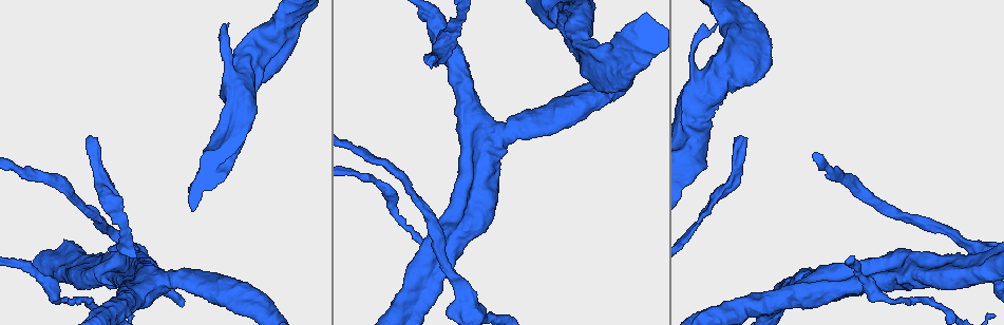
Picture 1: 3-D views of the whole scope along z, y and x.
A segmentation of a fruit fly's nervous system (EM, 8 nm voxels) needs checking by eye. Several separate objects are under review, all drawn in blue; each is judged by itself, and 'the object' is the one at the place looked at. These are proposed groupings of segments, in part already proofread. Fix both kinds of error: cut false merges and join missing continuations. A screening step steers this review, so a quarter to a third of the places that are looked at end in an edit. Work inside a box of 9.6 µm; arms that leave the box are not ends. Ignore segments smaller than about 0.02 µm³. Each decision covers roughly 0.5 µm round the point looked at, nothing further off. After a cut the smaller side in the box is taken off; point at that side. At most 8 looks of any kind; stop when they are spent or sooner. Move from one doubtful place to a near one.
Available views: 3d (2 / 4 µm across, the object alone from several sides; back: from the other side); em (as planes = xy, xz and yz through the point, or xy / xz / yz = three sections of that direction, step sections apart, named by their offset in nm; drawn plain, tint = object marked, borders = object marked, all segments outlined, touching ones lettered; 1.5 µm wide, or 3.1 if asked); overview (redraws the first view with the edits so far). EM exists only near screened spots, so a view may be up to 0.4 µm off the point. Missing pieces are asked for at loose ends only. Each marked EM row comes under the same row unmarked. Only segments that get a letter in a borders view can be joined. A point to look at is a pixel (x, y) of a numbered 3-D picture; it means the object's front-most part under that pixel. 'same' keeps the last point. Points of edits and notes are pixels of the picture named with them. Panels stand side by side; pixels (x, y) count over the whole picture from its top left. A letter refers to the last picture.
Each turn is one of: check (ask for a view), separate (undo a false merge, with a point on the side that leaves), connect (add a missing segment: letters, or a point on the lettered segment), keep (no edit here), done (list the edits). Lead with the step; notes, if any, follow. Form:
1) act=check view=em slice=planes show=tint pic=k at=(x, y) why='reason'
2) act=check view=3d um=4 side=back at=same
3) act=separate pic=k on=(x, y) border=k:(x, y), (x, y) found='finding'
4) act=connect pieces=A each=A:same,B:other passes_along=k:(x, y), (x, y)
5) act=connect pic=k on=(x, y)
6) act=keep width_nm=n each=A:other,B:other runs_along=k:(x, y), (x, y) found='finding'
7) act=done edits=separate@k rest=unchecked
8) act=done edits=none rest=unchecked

act=check view=3d um=2 pic=1 at=(744, 137) why='branch stops here'

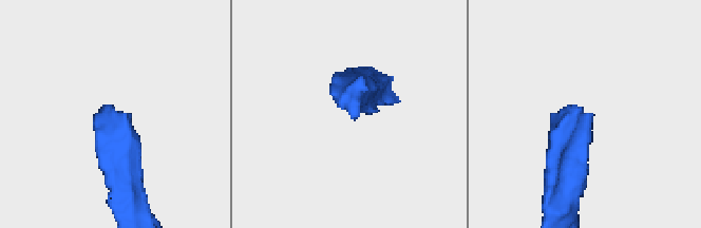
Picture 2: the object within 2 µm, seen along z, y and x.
act=check view=em slice=xy step=4 show=tint pic=2 at=(349, 114)

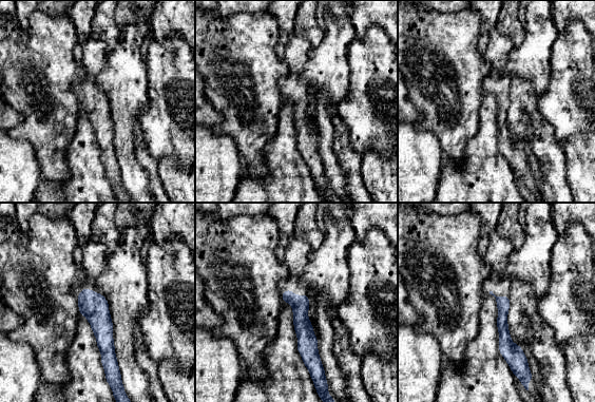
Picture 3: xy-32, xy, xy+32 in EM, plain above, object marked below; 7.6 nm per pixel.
act=check view=em slice=xy step=4 show=borders at=same why='what lies round it'

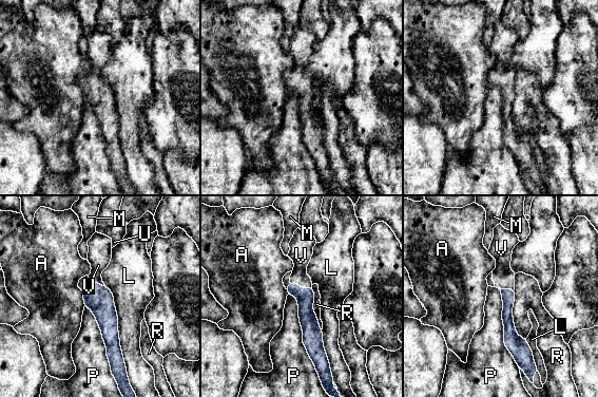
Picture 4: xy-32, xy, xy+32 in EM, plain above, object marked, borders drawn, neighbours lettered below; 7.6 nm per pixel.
act=connect pieces=V each=A:other,L:other,M:other,P:other,R:other,U:other,V:same passes_along=4:(305, 297), (300, 287), (301, 254) found='it goes on there'

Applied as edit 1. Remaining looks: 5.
act=check view=overview why='redraw'

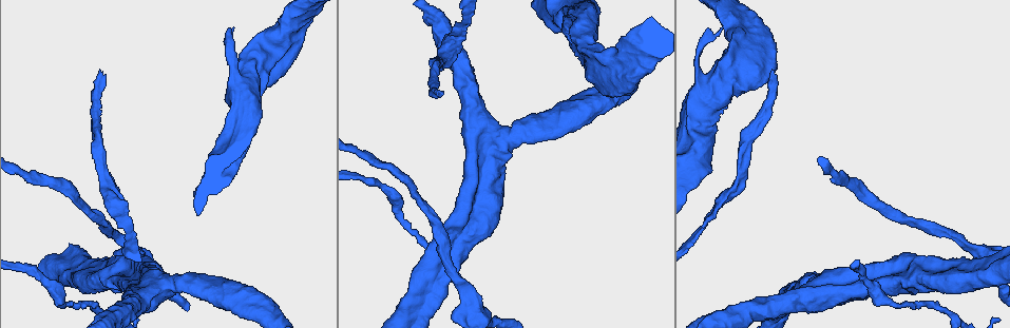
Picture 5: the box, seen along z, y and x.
act=check view=em slice=planes show=borders pic=5 at=(570, 41) why='an open end'

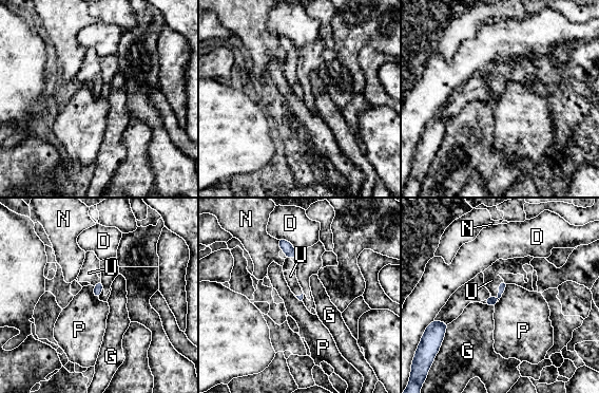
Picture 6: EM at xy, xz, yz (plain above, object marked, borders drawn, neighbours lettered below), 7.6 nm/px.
act=connect pieces=U each=D:other,G:other,N:other,P:other,U:same passes_along=6:(490, 301), (499, 289), (491, 280) found='the cell continues'

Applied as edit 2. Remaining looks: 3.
act=check view=em slice=xy step=8 show=tint pic=5 at=(725, 15) why='touches itself'

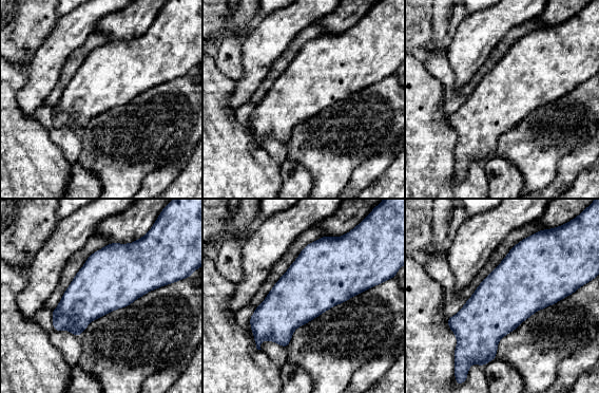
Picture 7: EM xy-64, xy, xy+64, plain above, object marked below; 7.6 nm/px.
act=check view=em slice=planes show=tint at=same why='cut it another way'

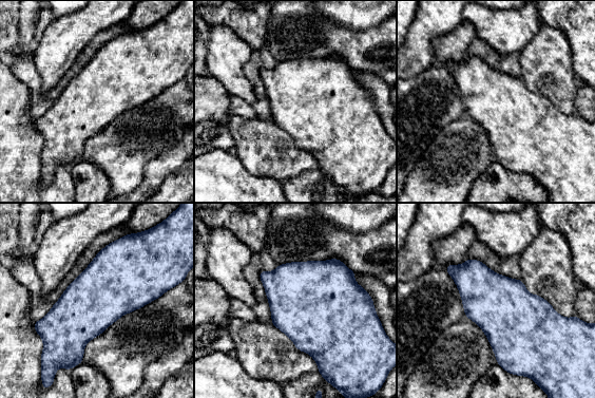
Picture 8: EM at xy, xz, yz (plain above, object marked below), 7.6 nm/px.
act=check view=em slice=planes show=borders at=same

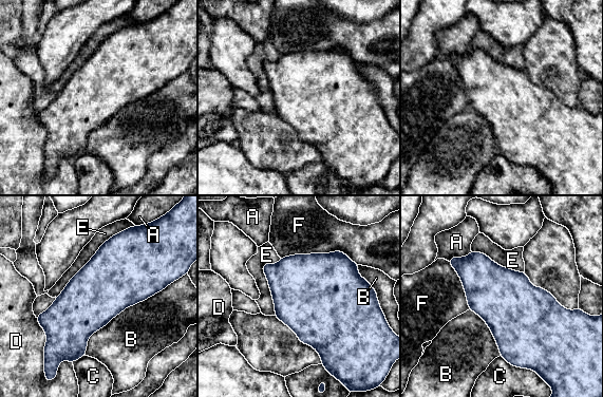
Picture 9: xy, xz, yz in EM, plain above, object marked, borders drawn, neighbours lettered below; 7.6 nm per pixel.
act=keep each=A:other,B:other,C:other,D:other,E:other,F:other found='one cell here'

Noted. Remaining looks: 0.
act=done edits=connect@4,connect@6 rest=unchecked

